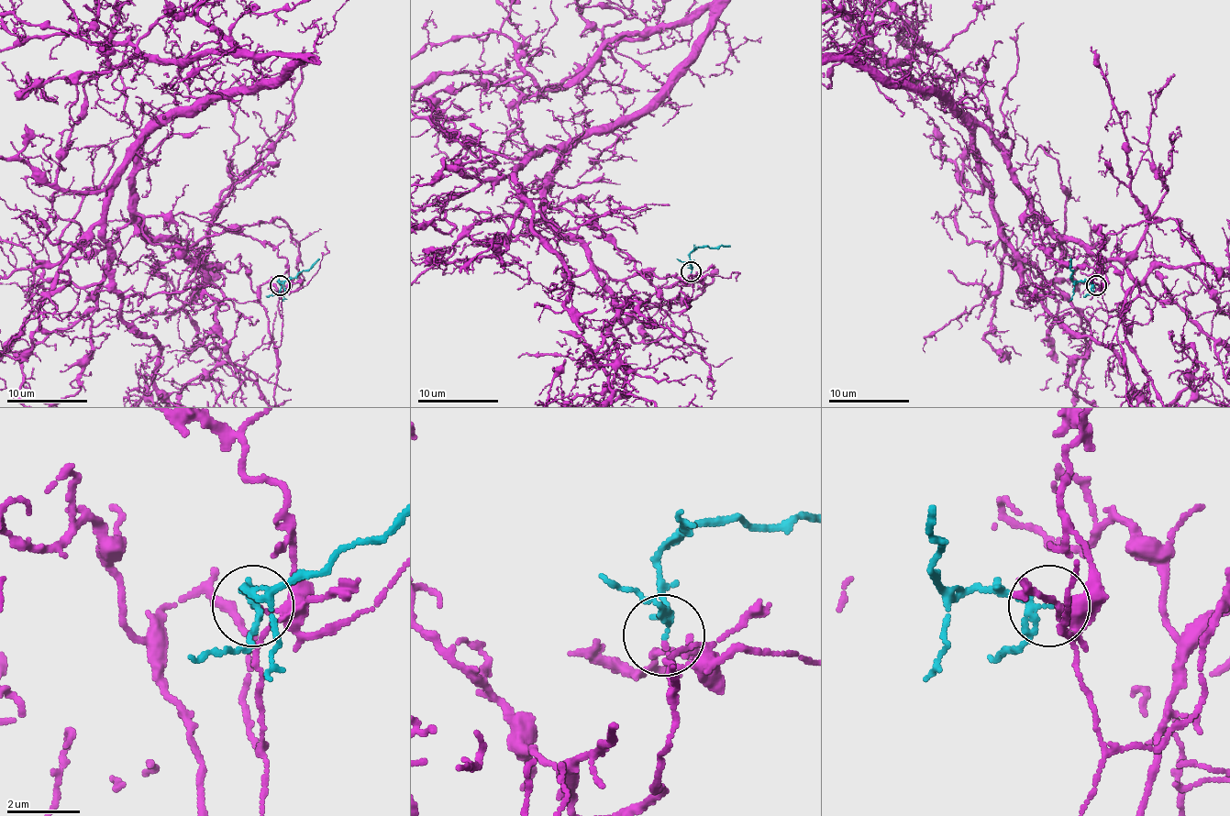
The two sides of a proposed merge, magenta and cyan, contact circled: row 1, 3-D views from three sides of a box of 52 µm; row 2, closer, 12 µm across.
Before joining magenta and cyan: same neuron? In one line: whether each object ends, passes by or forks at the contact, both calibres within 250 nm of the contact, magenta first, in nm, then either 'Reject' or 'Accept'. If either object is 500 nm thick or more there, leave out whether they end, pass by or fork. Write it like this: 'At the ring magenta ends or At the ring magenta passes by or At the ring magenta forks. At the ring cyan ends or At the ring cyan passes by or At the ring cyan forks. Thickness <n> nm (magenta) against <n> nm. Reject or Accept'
At the ring magenta ends. At the ring cyan passes by. Thickness 110 nm (magenta) against 130 nm. Accept

